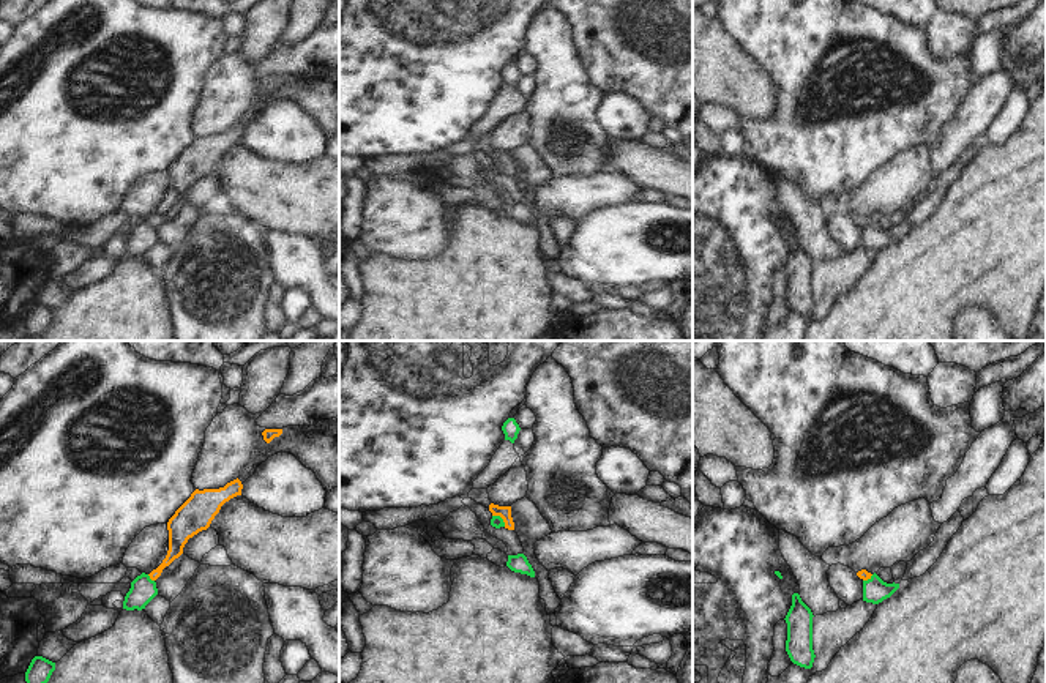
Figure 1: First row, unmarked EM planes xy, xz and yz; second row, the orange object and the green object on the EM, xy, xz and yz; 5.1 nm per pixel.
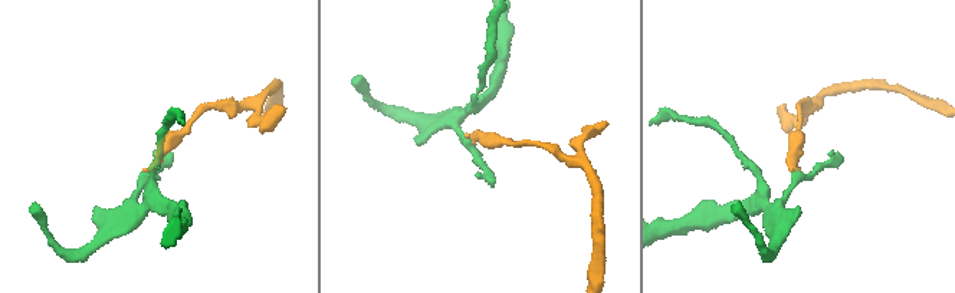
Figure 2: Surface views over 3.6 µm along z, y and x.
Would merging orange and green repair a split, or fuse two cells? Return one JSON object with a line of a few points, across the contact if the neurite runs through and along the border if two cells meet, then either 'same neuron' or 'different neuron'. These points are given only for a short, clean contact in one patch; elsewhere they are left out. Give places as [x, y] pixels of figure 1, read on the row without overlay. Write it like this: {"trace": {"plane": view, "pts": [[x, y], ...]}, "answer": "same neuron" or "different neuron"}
{"trace": {"plane": "xy", "pts": [[147, 221], [153, 227]]}, "answer": "different neuron"}

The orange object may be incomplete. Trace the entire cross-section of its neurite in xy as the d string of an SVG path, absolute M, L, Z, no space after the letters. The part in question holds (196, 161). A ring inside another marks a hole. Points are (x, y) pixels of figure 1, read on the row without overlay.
M238 125L219 136L196 136L169 166L169 197L163 210L148 221L150 226L156 227L163 216L183 200L188 186L207 177L221 153L230 145L241 142L241 136L243 131Z

